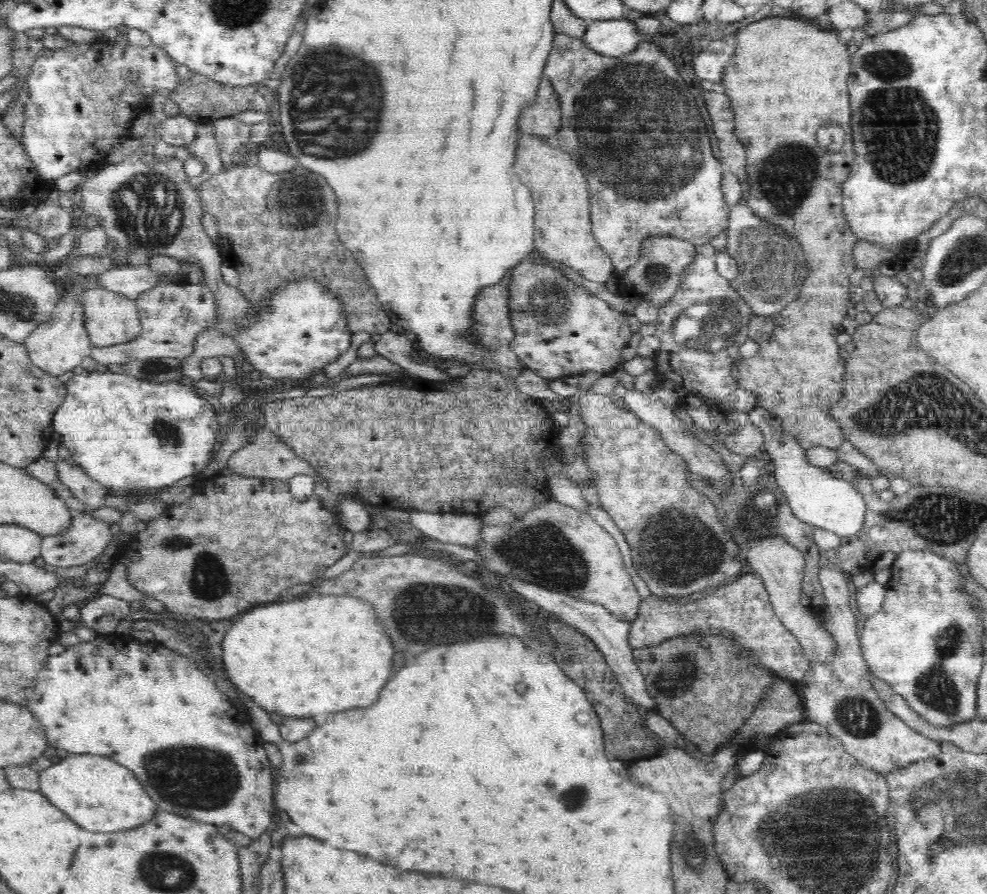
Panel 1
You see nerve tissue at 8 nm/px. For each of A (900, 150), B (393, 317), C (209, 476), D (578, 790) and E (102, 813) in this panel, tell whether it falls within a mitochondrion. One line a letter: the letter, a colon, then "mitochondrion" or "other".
A: mitochondrion
B: other
C: other
D: mitochondrion
E: other

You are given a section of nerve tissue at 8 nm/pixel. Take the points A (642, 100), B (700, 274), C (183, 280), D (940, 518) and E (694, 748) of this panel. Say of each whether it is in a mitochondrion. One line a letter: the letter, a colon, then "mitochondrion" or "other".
A: mitochondrion
B: other
C: other
D: mitochondrion
E: other

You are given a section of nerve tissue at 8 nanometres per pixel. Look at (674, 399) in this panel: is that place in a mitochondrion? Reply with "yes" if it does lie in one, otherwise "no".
no

